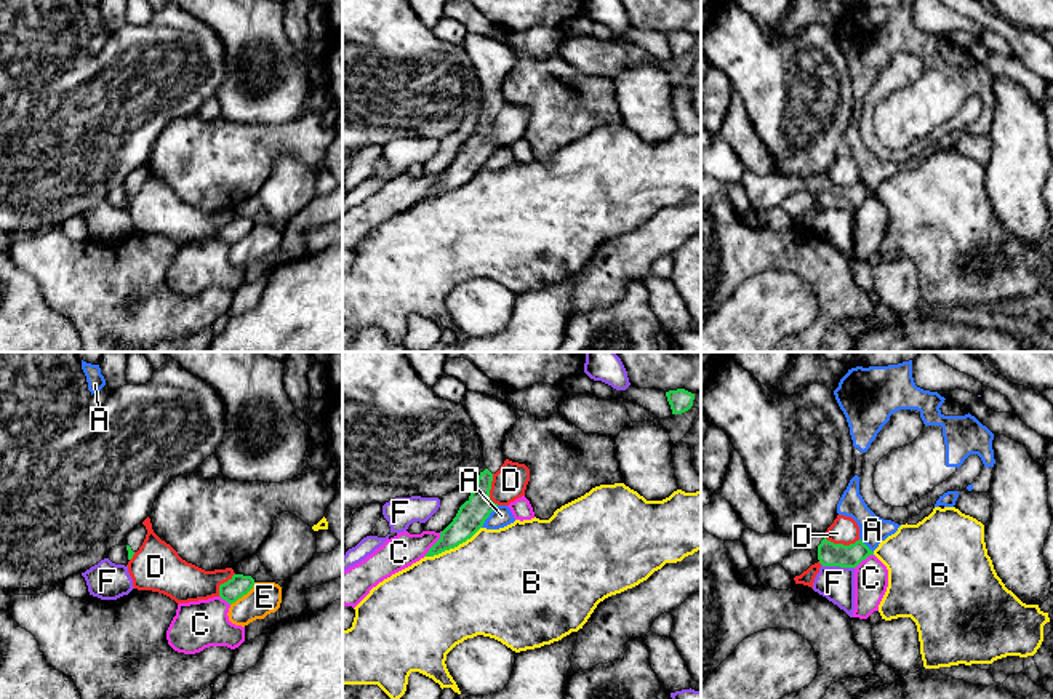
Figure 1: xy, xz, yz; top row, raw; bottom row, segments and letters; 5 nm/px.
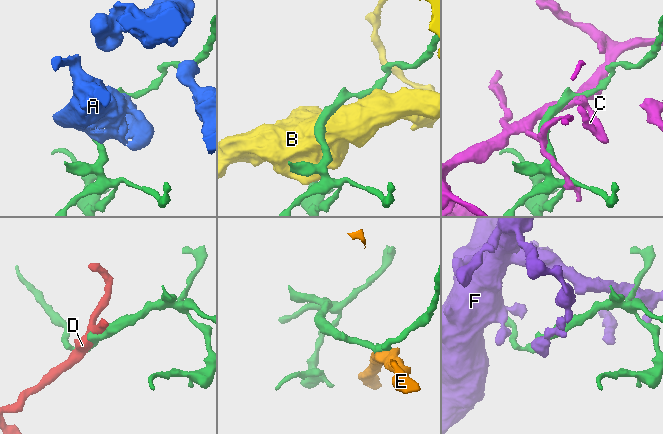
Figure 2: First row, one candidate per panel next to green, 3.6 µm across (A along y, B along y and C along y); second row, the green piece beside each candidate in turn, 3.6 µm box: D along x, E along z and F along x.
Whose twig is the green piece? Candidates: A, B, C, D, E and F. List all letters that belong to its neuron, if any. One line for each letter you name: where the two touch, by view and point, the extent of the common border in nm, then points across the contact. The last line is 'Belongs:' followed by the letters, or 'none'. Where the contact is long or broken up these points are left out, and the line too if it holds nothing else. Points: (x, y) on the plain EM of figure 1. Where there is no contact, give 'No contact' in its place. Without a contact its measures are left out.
Belongs: none

